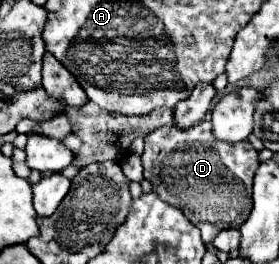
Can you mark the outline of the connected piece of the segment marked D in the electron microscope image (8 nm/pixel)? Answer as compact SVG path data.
M203 119L201 123L187 127L187 129L177 129L173 125L165 125L165 127L151 131L145 137L145 151L141 155L141 161L143 161L143 169L145 169L145 179L151 181L153 191L165 203L179 207L183 211L183 215L195 227L199 227L205 243L211 243L221 229L241 227L253 209L251 185L253 185L253 175L259 167L257 151L253 149L253 145L249 141L225 143L225 141L213 139L211 121L207 121L207 119Z

